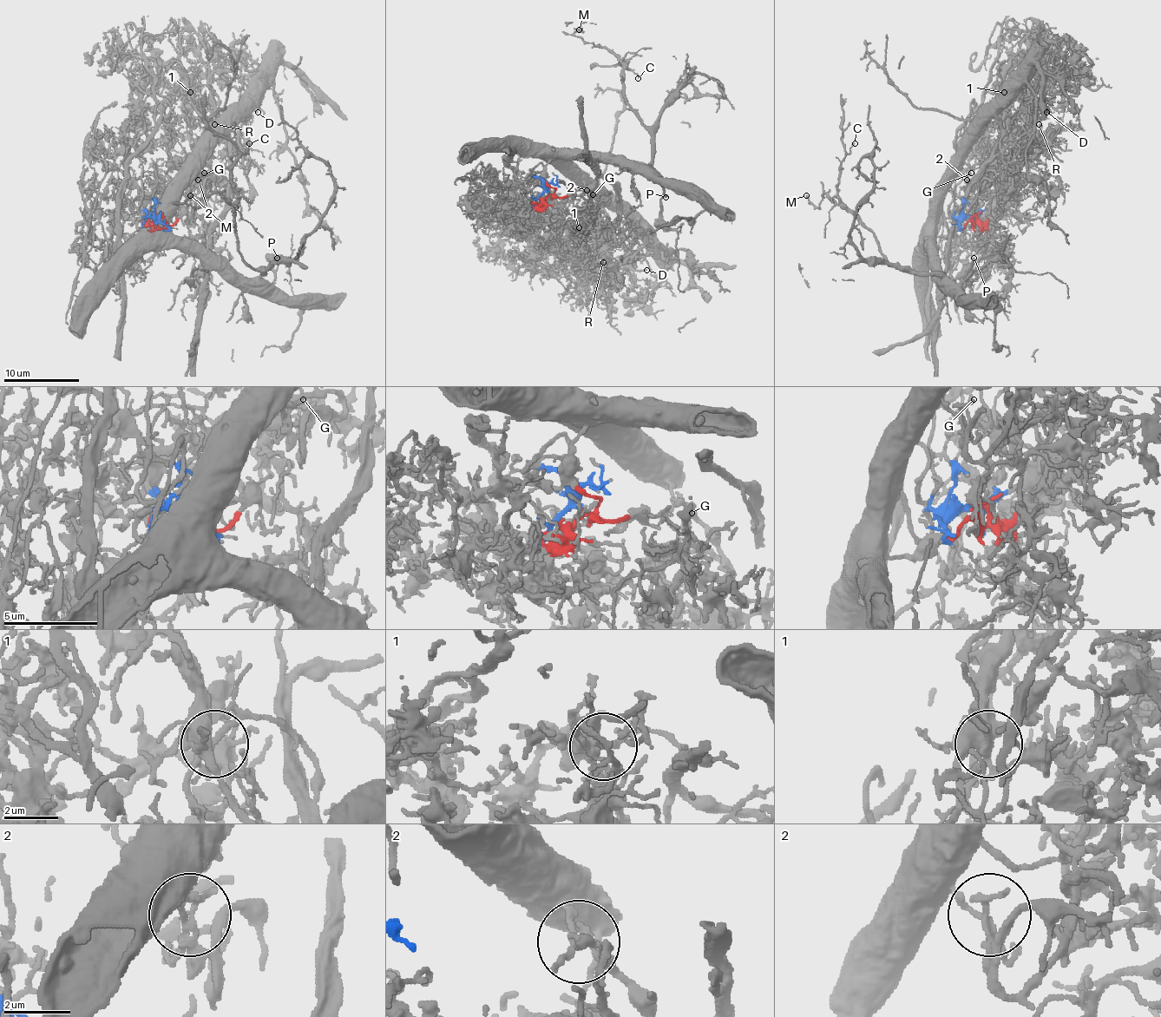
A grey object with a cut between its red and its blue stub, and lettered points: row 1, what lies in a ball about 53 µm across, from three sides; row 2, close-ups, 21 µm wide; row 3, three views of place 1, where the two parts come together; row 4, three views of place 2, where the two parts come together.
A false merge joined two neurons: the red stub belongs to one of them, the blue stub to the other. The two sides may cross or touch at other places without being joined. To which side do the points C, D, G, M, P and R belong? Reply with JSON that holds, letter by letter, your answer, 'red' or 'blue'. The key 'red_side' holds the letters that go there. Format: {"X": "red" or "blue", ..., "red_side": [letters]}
{"C": "red", "D": "blue", "G": "blue", "M": "red", "P": "red", "R": "blue", "red_side": ["C", "M", "P"]}

